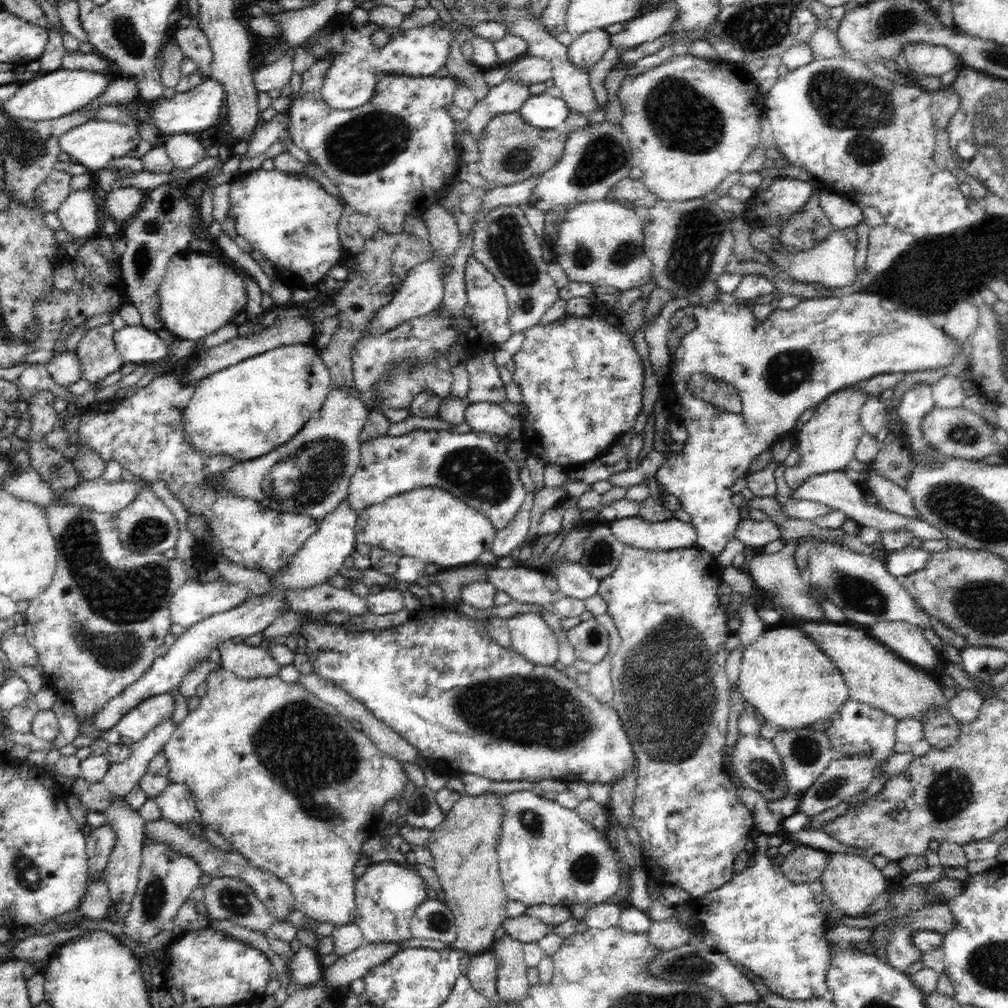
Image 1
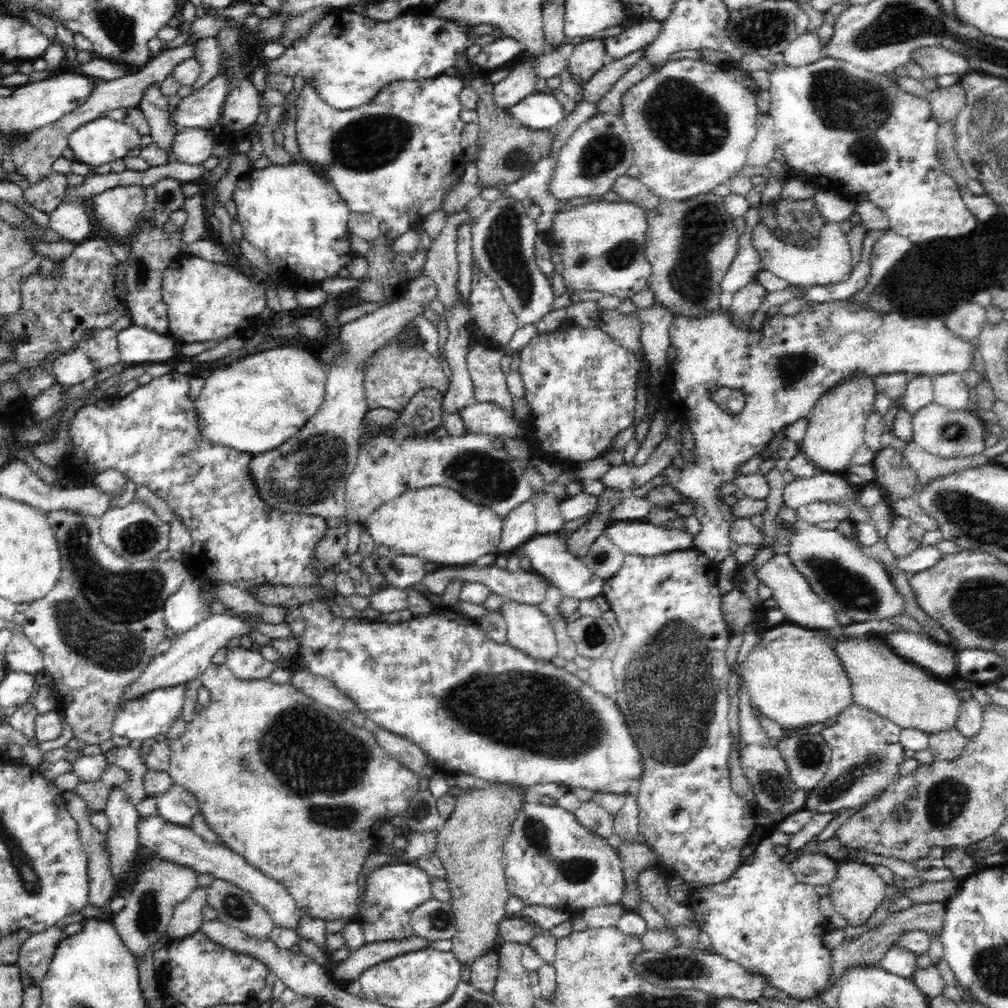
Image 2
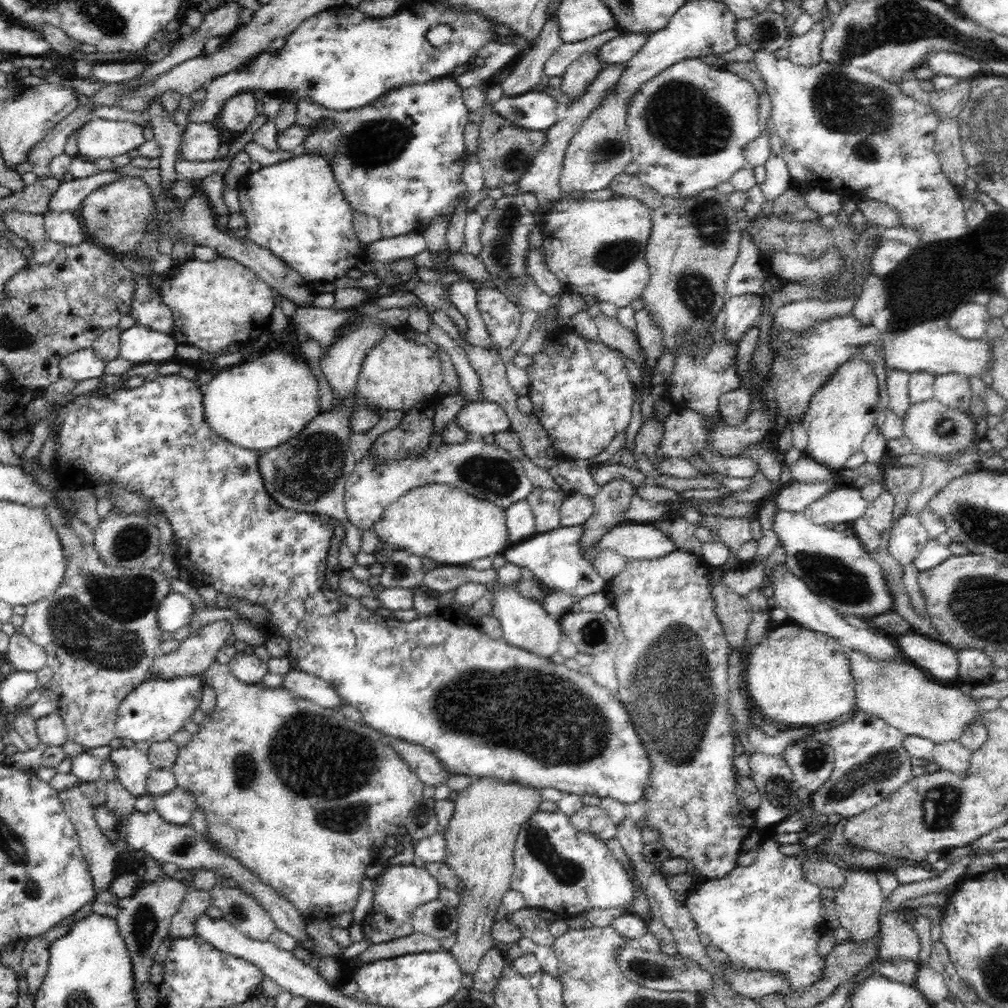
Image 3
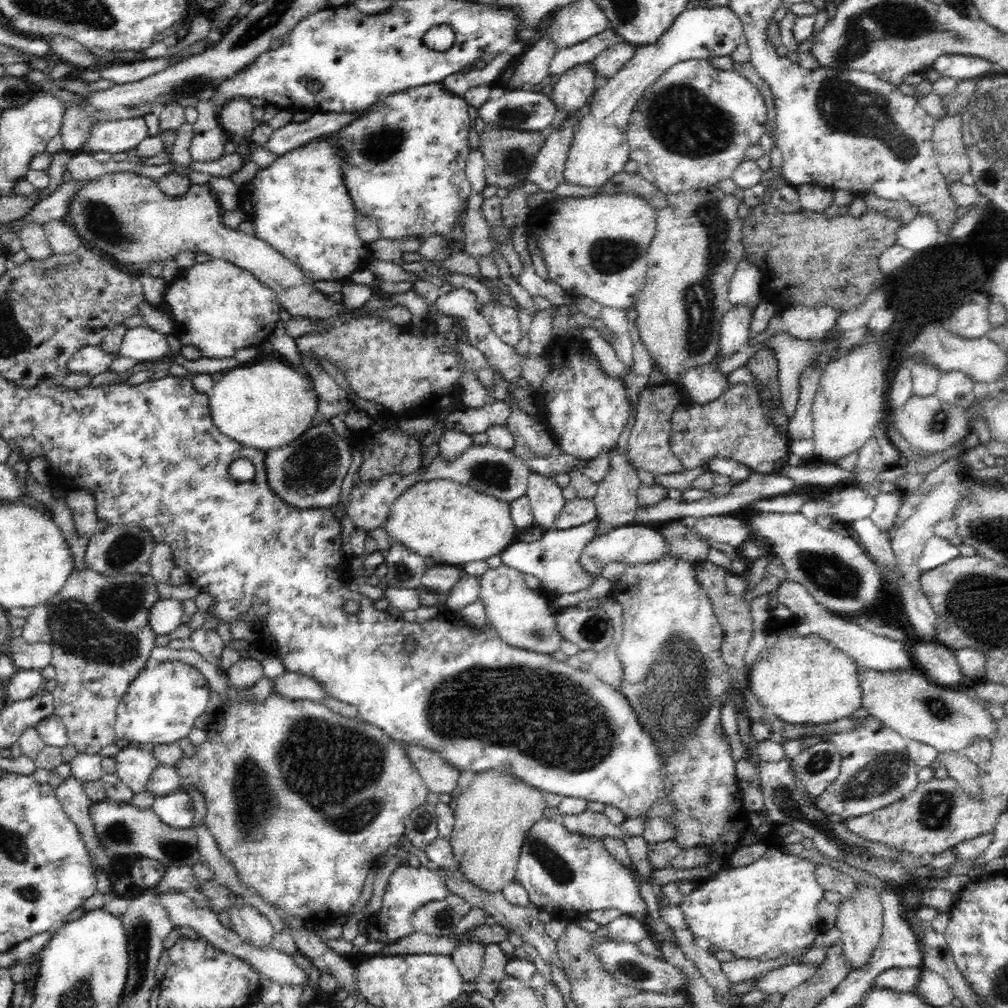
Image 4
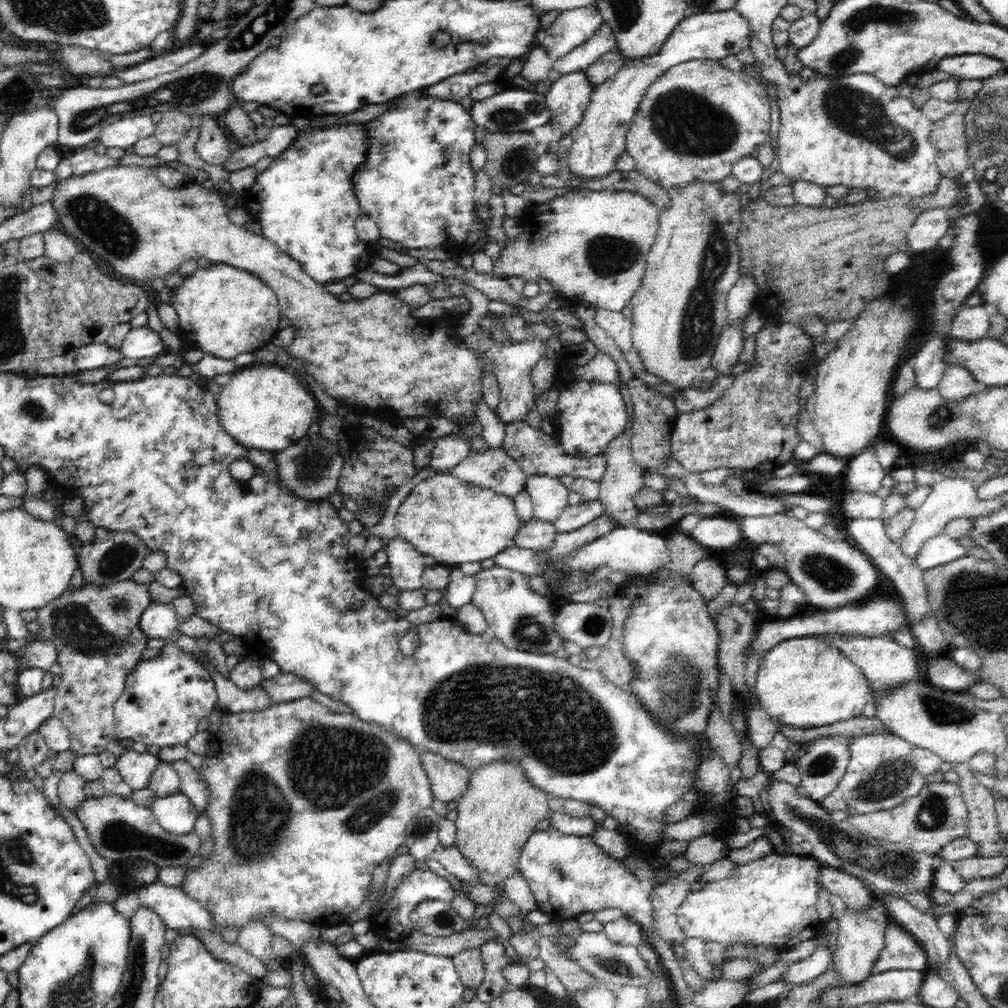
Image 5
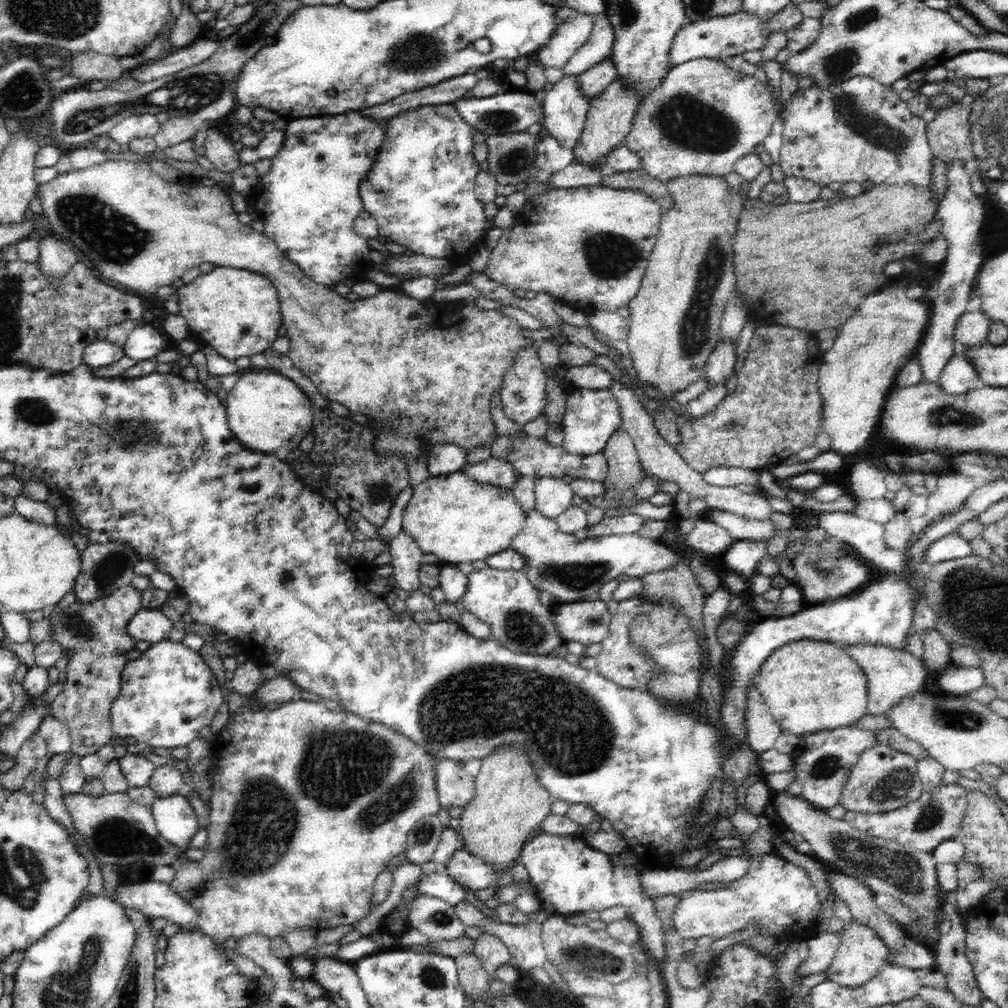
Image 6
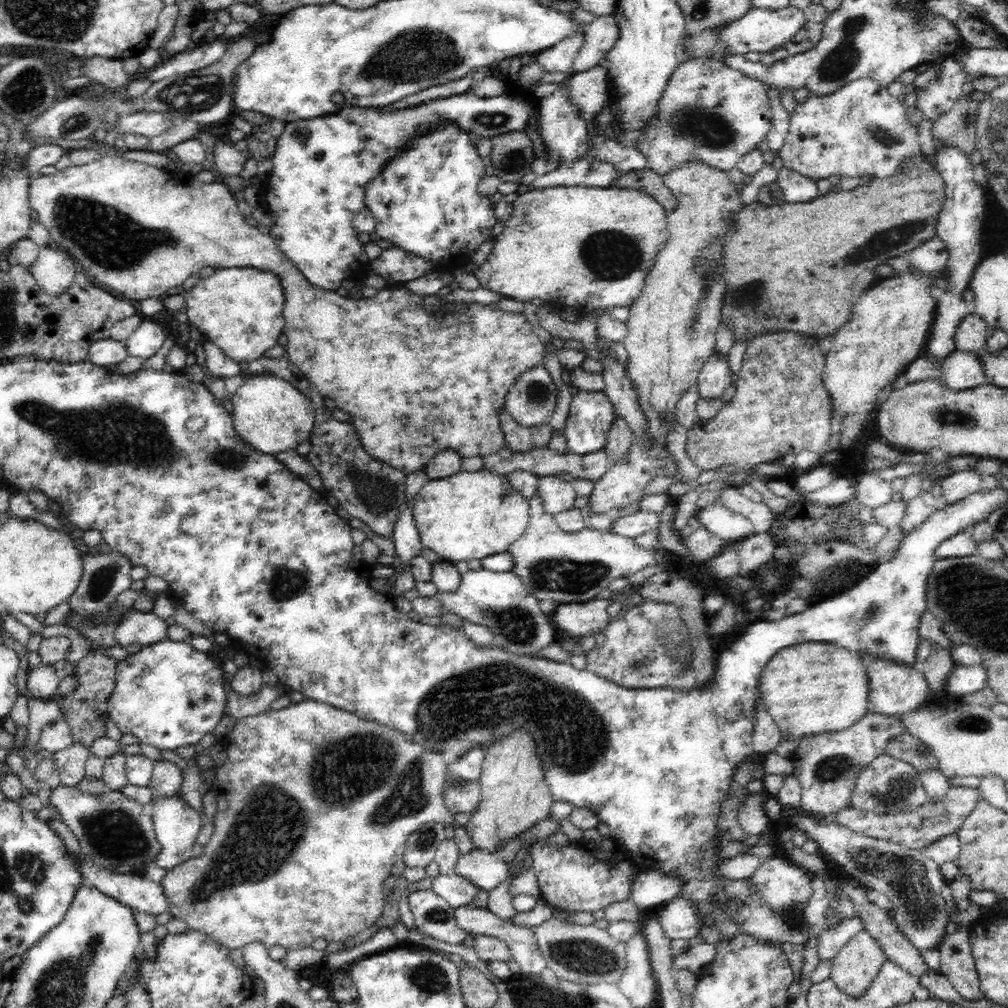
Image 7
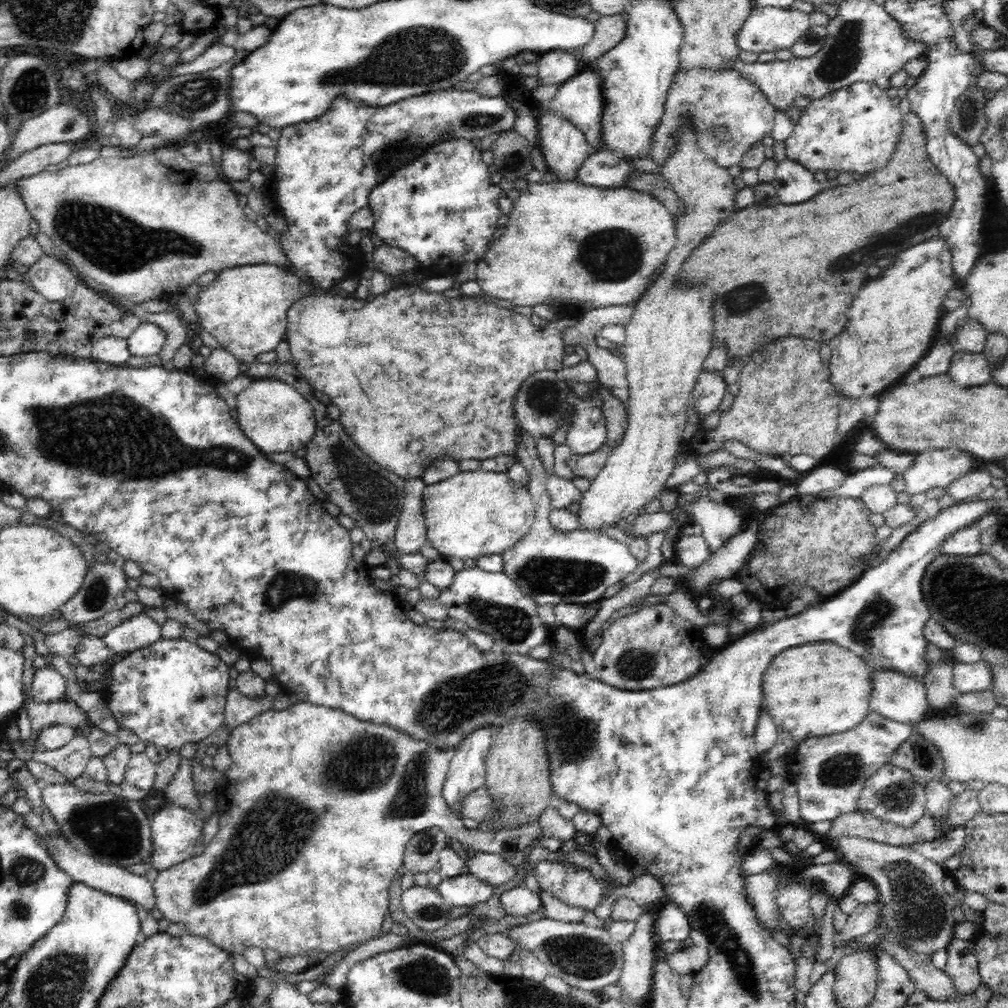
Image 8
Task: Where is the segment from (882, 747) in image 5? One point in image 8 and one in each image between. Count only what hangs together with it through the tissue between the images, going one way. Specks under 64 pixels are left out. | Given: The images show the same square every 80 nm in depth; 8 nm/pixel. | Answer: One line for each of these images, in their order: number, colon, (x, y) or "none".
6: (882, 780)
7: (887, 786)
8: (891, 794)

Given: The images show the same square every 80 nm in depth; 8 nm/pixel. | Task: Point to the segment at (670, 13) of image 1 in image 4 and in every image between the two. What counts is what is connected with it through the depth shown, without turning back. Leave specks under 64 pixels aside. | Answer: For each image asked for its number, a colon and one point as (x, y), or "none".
2: (642, 33)
3: (621, 50)
4: (614, 58)

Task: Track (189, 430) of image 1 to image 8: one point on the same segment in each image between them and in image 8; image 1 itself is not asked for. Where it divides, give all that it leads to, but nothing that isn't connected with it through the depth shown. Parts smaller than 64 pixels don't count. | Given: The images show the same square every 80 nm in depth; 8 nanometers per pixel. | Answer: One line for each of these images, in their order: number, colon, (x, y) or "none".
2: (252, 405)
3: (266, 400)
4: (265, 405)
5: (266, 408)
6: (267, 412)
7: (271, 415)
8: (276, 417)

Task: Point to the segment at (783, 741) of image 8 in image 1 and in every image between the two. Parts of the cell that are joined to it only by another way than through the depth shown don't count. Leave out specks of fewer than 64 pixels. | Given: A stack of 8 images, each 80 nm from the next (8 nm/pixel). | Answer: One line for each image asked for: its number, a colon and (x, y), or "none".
1: (787, 680)
2: (793, 675)
3: (799, 677)
4: (803, 679)
5: (804, 682)
6: (809, 686)
7: (812, 688)

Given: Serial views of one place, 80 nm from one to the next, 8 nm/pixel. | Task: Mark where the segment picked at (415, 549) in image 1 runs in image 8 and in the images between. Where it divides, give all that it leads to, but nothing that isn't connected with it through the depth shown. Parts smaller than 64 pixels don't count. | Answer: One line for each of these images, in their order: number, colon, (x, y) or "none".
2: (437, 524)
3: (441, 521)
4: (453, 523)
5: (454, 521)
6: (459, 519)
7: (470, 515)
8: (477, 513)

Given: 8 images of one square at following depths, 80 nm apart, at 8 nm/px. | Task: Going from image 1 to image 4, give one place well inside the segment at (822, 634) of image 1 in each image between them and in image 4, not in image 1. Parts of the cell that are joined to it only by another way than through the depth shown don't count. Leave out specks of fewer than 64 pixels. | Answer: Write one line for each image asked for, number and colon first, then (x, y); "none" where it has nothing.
2: (882, 681)
3: (898, 692)
4: (906, 701)

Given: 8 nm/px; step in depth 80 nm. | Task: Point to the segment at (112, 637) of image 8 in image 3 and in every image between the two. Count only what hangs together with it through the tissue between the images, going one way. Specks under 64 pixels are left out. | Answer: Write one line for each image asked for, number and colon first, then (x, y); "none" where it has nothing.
3: (174, 612)
4: (166, 615)
5: (159, 620)
6: (152, 625)
7: (137, 627)

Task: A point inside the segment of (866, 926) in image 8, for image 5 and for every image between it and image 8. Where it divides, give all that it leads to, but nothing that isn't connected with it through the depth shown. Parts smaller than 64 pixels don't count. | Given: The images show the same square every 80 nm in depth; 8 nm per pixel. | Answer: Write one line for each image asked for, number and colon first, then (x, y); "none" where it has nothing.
5: (804, 971)
6: (823, 945)
7: (830, 941)

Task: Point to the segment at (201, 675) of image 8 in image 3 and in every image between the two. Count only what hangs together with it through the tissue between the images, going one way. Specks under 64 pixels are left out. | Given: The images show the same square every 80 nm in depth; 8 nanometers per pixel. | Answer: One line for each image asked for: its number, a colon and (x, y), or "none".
3: (157, 708)
4: (161, 704)
5: (164, 698)
6: (169, 693)
7: (169, 695)

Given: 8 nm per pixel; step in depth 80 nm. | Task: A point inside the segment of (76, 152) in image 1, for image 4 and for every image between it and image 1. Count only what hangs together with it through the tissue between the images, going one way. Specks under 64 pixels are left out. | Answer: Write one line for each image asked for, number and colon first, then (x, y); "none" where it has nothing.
2: (103, 140)
3: (99, 138)
4: (122, 135)

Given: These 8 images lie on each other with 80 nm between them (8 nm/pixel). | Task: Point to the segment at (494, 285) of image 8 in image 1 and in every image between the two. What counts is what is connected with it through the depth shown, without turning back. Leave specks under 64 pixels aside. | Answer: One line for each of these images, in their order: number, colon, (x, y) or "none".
1: (601, 243)
2: (597, 245)
3: (597, 248)
4: (596, 246)
5: (591, 245)
6: (589, 246)
7: (569, 246)

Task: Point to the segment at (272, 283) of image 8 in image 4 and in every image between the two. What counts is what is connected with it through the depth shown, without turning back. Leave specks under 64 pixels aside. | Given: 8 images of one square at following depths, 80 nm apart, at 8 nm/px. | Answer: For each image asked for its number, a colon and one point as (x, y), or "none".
4: (218, 307)
5: (224, 311)
6: (237, 312)
7: (241, 309)

